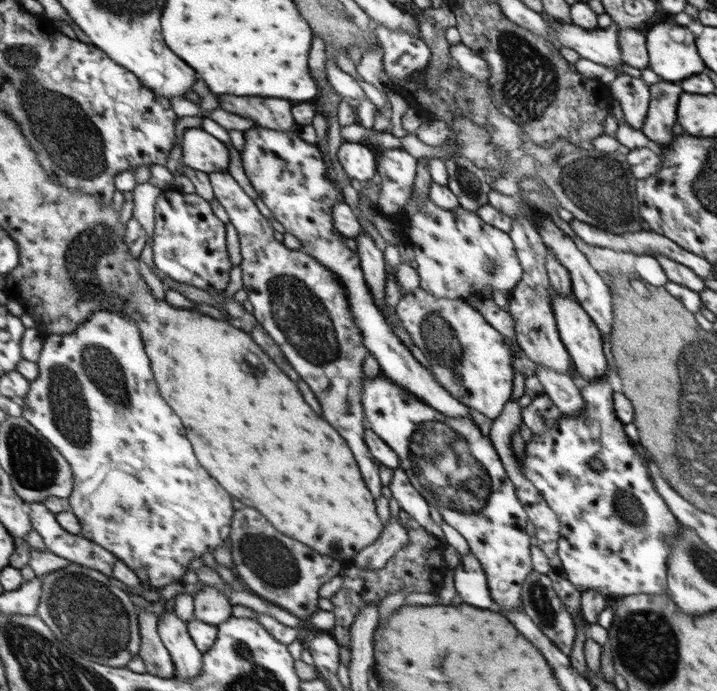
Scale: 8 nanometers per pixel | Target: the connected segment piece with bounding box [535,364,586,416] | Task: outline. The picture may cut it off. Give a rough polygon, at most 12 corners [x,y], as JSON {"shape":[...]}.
{"shape":[[536,364],[535,375],[561,414],[584,410],[580,382]]}

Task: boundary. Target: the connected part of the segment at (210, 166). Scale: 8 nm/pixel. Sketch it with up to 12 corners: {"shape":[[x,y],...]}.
{"shape":[[202,127],[186,129],[178,174],[231,168],[231,148]]}

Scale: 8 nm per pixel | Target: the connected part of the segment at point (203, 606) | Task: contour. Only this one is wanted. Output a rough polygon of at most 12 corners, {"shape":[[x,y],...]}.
{"shape":[[206,586],[195,594],[197,618],[220,627],[235,605],[228,592]]}

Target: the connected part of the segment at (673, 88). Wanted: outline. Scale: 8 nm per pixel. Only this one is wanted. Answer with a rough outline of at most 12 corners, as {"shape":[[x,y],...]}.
{"shape":[[659,81],[649,88],[642,132],[660,150],[674,142],[672,126],[683,90]]}

